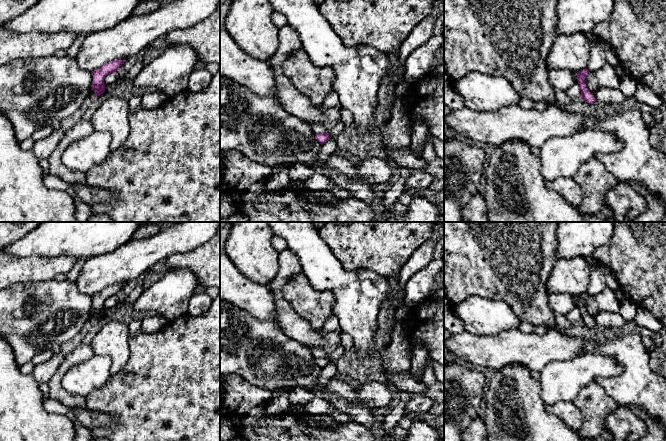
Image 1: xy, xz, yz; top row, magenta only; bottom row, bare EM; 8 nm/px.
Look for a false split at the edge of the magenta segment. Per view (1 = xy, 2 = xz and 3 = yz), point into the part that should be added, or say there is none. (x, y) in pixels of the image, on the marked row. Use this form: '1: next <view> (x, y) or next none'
1: next none
2: next none
3: next none

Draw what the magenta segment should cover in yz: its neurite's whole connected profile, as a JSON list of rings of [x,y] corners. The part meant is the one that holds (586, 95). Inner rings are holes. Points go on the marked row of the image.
[[[586,68],[586,69],[583,69],[579,72],[577,72],[576,76],[578,78],[578,84],[580,86],[580,91],[581,91],[580,98],[587,103],[593,103],[597,99],[594,97],[593,93],[591,93],[587,88],[587,85],[585,82],[585,77],[587,76],[588,73],[589,73],[589,70]]]

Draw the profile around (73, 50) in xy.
[[[79,35],[74,39],[72,45],[66,50],[67,56],[71,58],[77,57],[85,37],[86,35]]]

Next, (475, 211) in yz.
[[[477,193],[462,210],[462,219],[468,222],[488,222],[484,196]]]

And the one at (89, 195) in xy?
[[[87,182],[71,185],[75,194],[86,204],[104,203],[113,198],[113,194],[105,189],[93,188]]]

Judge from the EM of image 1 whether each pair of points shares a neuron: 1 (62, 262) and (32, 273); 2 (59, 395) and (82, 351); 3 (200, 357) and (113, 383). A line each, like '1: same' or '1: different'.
1: same
2: same
3: same

